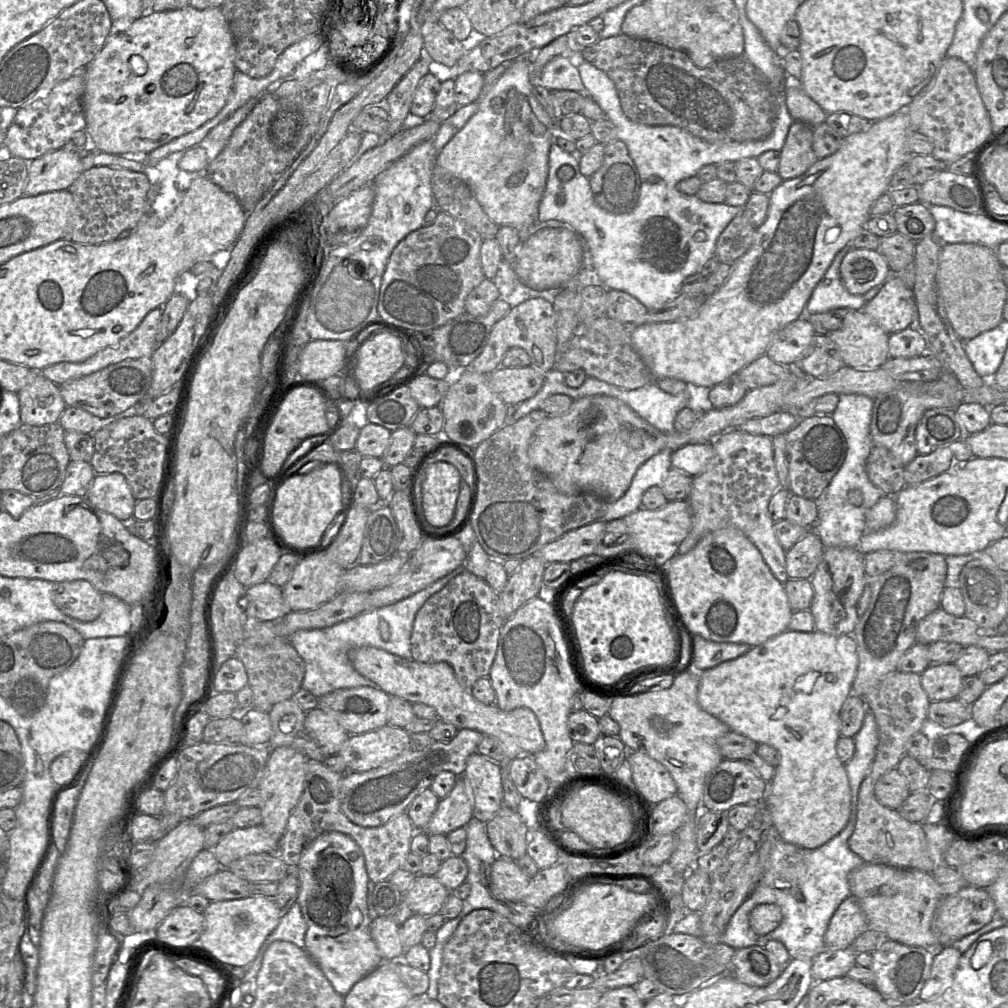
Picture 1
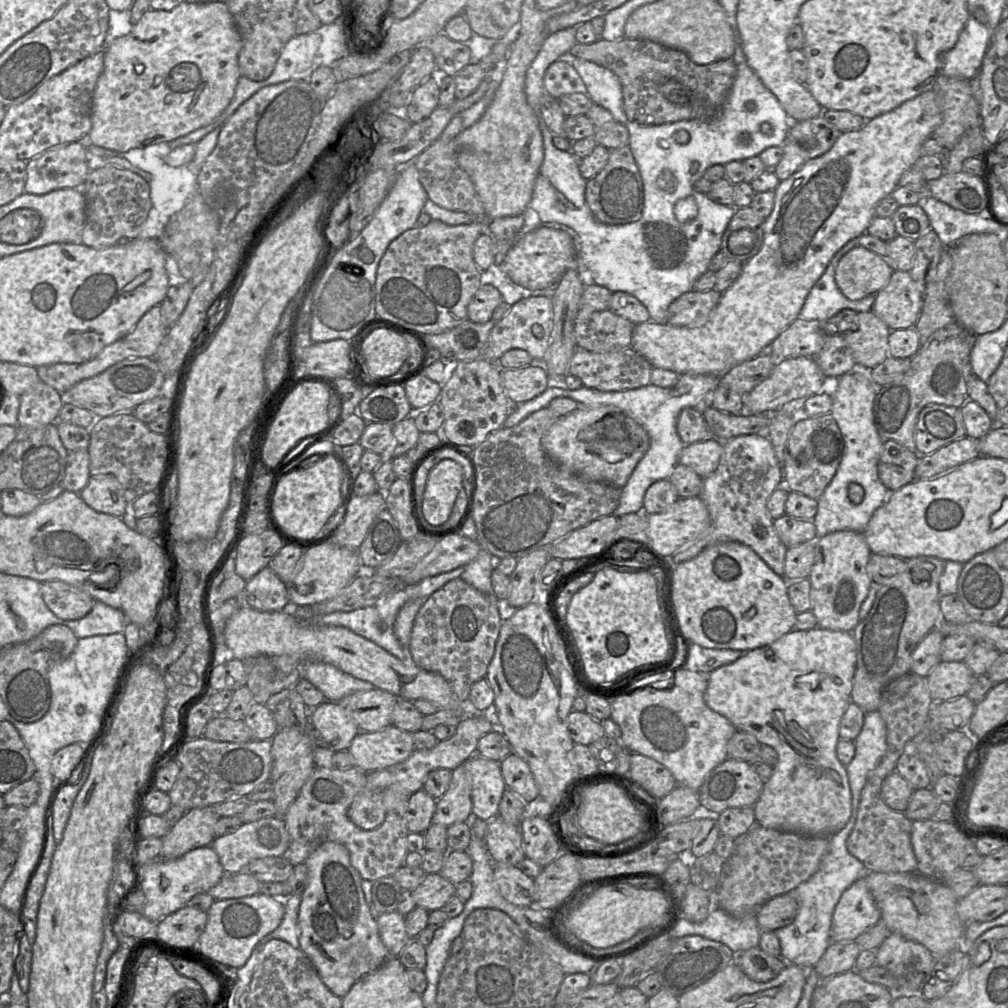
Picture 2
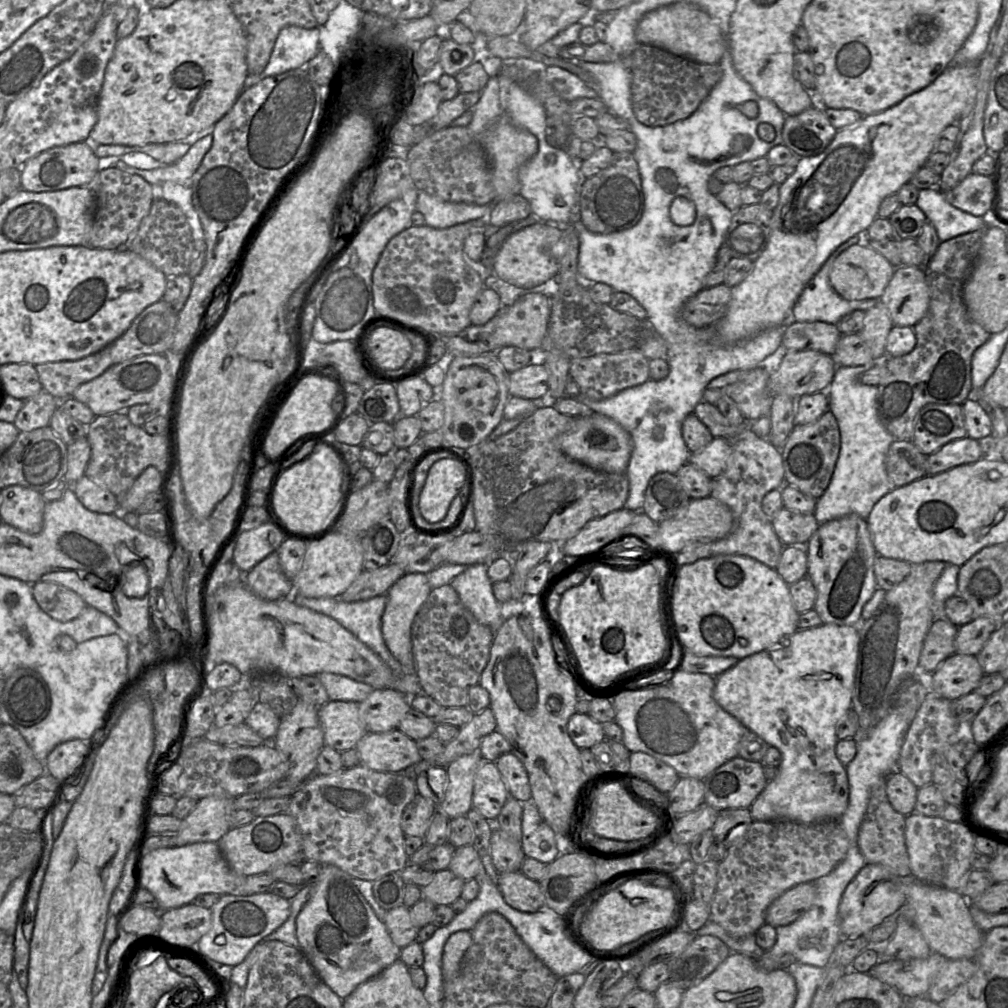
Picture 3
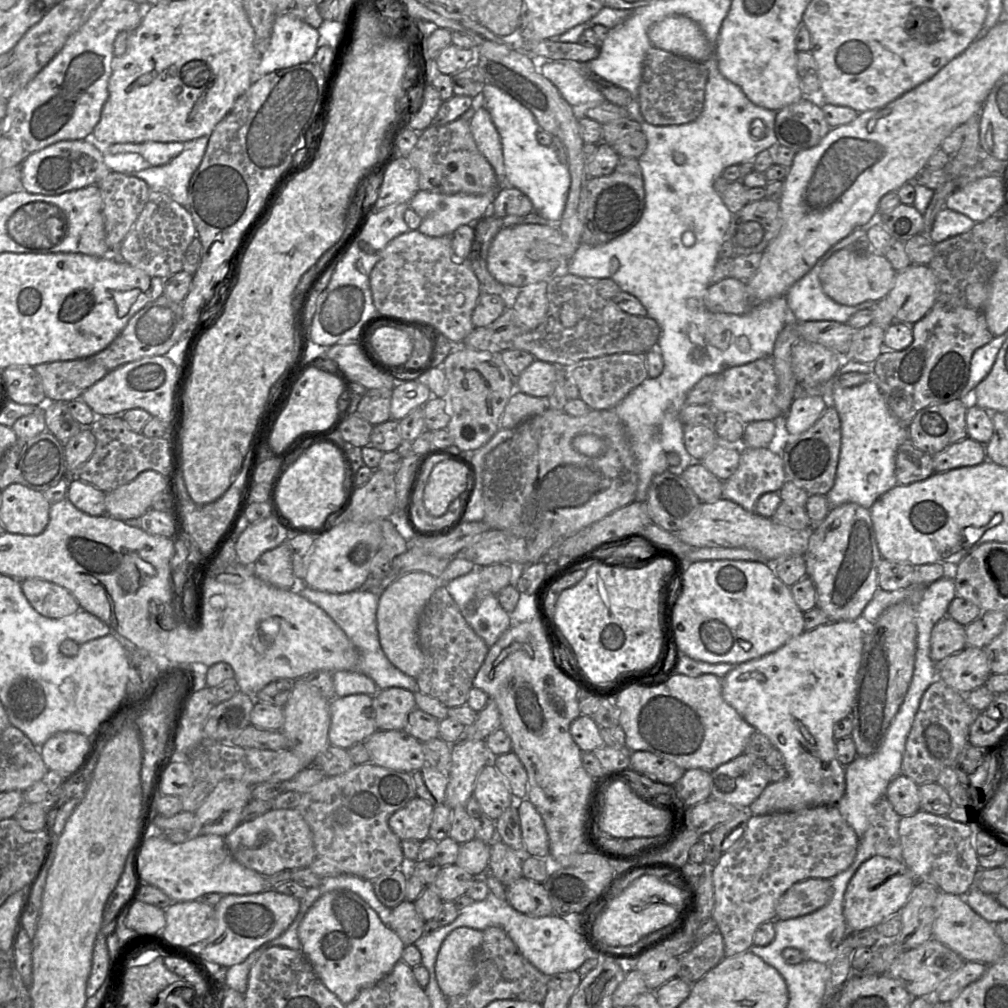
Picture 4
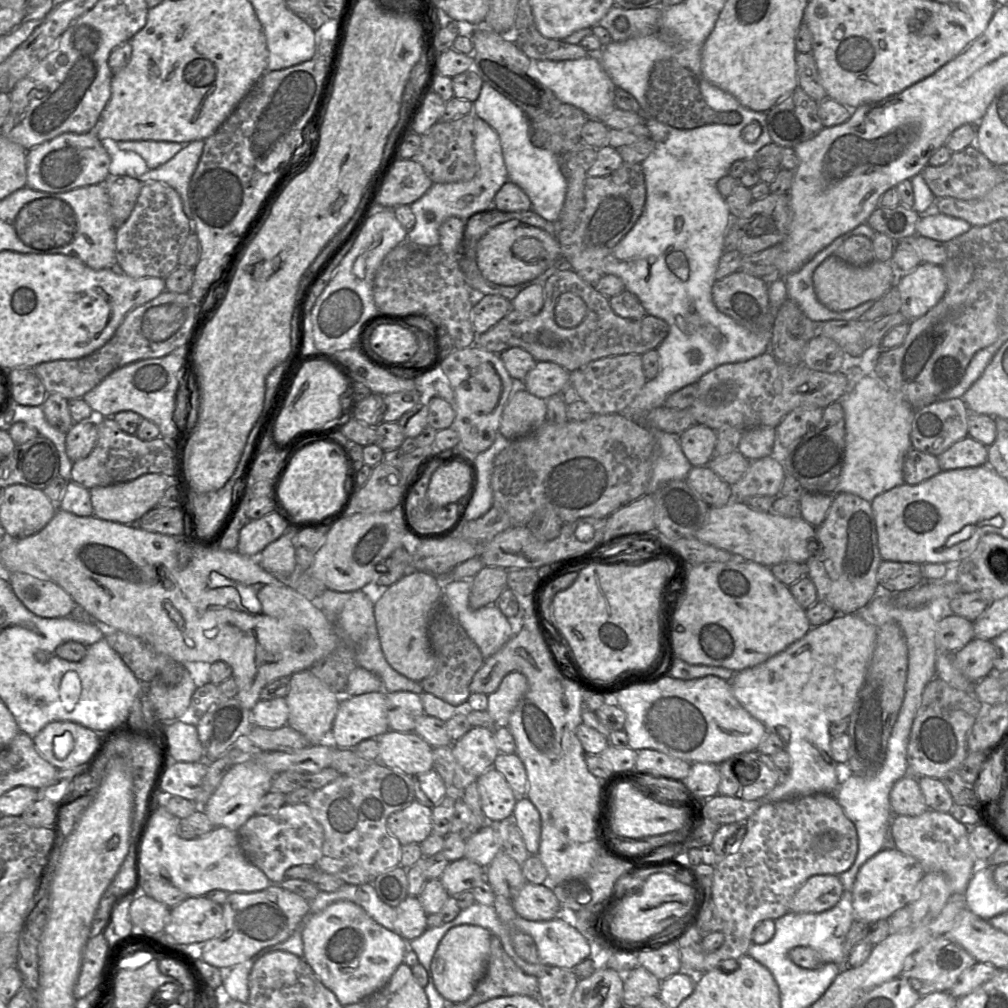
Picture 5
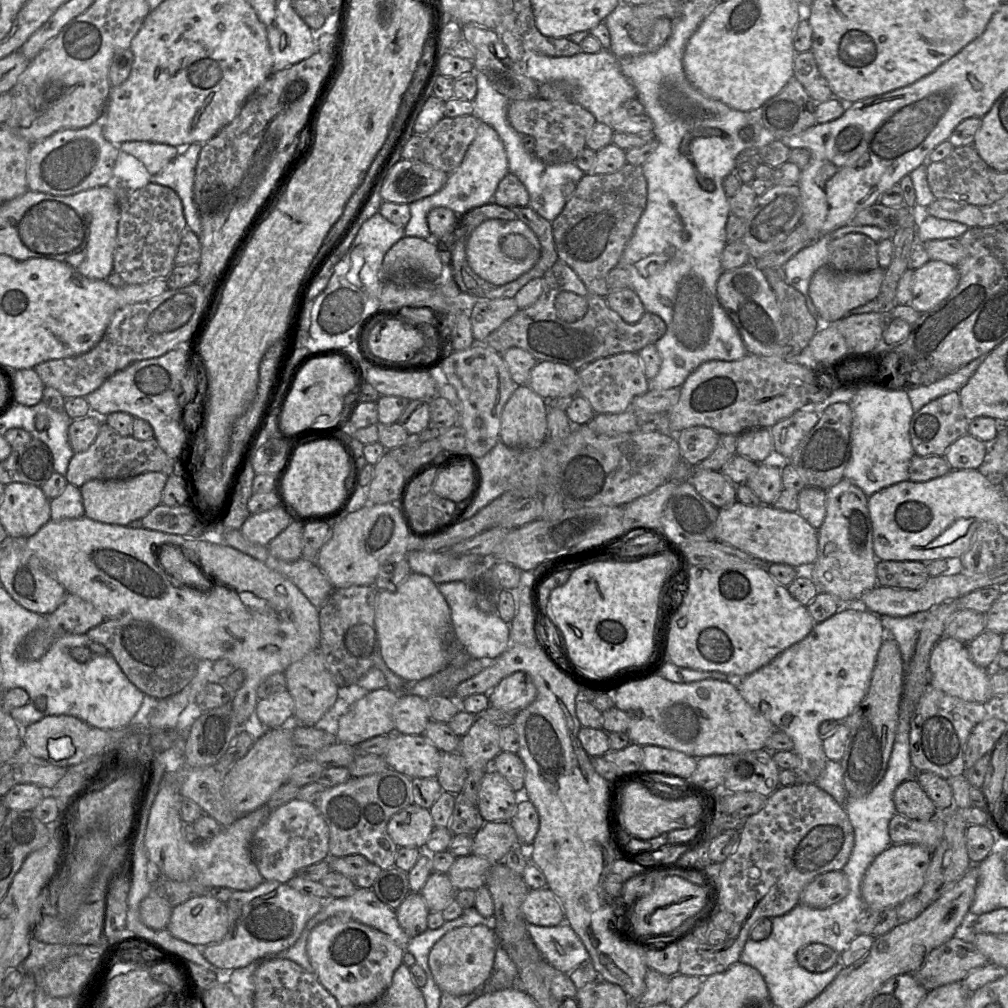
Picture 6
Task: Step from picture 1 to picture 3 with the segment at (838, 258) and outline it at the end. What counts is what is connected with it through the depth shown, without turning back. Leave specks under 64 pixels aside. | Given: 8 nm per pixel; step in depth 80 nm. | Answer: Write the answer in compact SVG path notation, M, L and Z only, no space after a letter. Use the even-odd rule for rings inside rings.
M857 234L851 237L849 240L837 247L833 253L824 262L820 270L815 274L815 276L810 280L810 282L805 286L802 293L800 294L798 300L791 311L791 320L797 322L815 322L822 321L829 324L836 324L843 316L855 311L862 310L867 311L879 303L879 299L865 299L865 300L854 300L848 301L842 298L831 286L829 281L829 273L835 259L850 246L856 245L858 243L863 243L863 234Z

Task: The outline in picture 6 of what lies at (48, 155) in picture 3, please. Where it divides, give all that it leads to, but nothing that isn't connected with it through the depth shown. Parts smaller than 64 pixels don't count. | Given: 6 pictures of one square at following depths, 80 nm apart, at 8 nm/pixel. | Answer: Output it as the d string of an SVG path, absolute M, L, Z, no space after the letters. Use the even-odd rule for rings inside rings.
M101 121L80 129L55 132L31 146L27 168L28 189L52 195L73 195L108 185L120 152L119 146L104 137Z

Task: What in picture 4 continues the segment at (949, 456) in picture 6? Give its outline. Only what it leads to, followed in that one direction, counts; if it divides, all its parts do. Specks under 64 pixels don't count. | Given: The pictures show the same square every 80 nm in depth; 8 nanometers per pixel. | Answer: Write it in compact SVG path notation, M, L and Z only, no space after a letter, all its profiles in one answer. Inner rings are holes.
M966 437L950 445L932 458L935 473L960 467L975 466L987 459L986 446Z

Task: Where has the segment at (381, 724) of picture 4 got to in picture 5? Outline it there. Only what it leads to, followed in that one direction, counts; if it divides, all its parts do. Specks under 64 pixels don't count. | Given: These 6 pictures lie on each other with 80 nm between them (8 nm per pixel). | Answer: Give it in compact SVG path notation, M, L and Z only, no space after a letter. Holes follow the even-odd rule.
M407 691L387 693L387 721L389 729L414 732L416 719L424 713L419 694Z

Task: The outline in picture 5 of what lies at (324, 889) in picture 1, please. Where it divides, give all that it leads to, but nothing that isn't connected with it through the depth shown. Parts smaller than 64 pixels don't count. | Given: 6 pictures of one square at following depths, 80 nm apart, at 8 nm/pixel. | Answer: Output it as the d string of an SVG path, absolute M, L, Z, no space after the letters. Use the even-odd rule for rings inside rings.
M341 900L312 915L302 930L304 959L310 965L322 984L331 990L342 1006L356 1003L384 987L397 967L404 963L408 942L397 932L386 929L377 923L359 905Z

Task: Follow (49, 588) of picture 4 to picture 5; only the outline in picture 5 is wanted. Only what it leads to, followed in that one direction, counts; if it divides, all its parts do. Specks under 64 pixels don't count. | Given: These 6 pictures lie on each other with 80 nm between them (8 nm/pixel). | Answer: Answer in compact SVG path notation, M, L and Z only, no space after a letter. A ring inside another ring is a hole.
M25 573L5 576L17 598L39 617L69 617L76 607L71 596L50 580L41 580Z

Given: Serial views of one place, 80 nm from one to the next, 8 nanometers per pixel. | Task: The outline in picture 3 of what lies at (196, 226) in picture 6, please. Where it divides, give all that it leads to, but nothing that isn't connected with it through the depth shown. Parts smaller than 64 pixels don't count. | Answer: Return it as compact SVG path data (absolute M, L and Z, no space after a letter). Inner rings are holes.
M209 134L190 146L187 153L178 161L167 166L152 170L139 169L119 161L115 168L129 174L136 174L142 177L149 184L159 184L163 182L174 182L191 186L191 180L198 169L203 157L212 145L213 135Z

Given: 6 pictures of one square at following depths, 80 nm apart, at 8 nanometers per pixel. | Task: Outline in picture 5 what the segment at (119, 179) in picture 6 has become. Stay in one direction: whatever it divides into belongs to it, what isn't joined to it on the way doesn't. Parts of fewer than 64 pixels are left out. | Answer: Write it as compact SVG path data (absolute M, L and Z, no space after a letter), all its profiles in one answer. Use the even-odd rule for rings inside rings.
M104 139L101 142L111 158L110 175L129 176L138 179L149 170L144 159L136 152L120 150L117 141L113 139Z

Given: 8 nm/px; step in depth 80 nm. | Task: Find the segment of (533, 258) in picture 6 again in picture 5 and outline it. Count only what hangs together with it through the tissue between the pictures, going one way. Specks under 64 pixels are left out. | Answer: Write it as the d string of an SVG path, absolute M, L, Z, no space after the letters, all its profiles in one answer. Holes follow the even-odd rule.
M509 220L491 229L479 240L476 246L476 261L482 275L490 282L502 286L516 286L533 280L549 269L557 260L563 260L561 248L555 236L548 232L523 223L519 220ZM535 238L541 241L545 248L543 259L525 261L514 253L513 245L517 240Z

